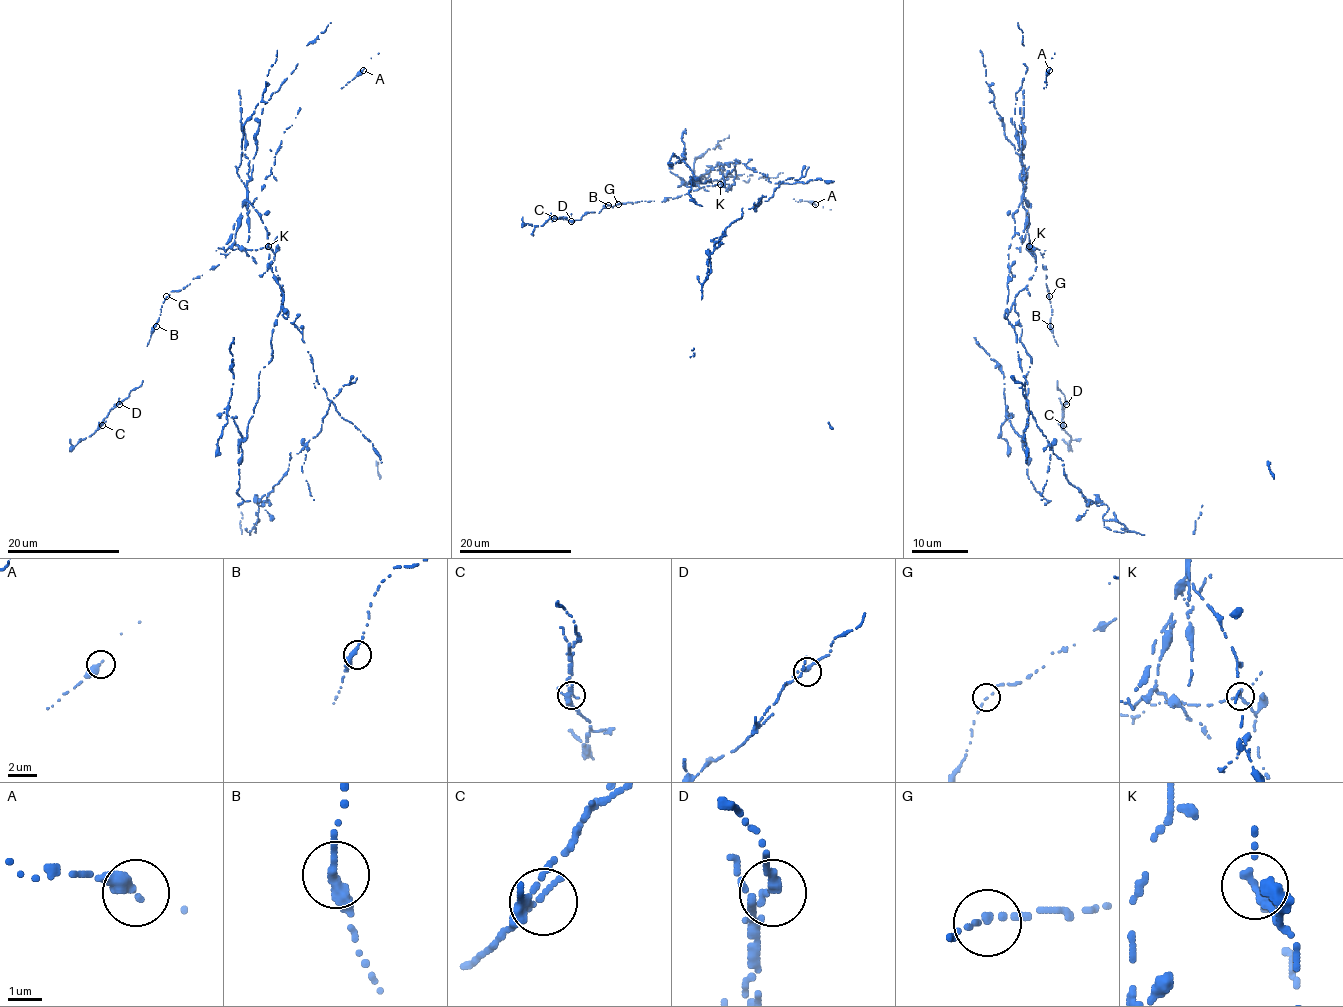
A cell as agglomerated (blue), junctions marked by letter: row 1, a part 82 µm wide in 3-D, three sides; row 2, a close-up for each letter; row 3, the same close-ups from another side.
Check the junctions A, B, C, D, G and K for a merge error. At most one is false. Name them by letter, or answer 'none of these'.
K

